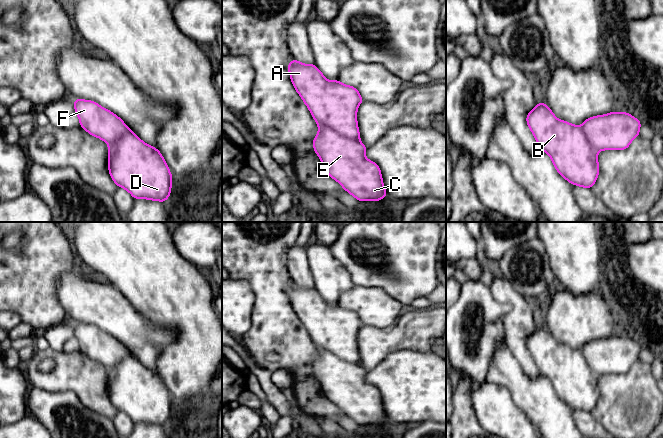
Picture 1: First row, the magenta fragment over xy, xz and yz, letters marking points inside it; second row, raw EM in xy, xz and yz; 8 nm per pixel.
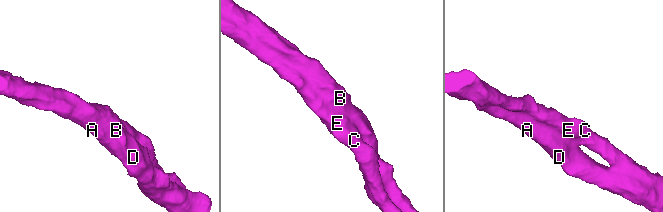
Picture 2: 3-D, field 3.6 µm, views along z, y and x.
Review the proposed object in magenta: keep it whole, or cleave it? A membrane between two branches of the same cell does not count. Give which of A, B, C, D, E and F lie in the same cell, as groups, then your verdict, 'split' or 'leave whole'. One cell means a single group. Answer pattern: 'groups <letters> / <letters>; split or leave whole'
groups A B C D E F; leave whole

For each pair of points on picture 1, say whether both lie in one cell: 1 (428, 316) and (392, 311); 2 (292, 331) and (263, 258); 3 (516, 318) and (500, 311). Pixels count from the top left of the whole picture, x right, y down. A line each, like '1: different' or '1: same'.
1: different
2: same
3: different

